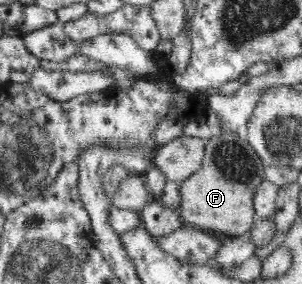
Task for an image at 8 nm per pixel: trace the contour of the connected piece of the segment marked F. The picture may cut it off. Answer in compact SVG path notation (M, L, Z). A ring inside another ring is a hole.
M218 132L206 142L204 168L182 184L181 215L187 226L238 237L254 227L253 196L263 180L264 165L241 133Z

